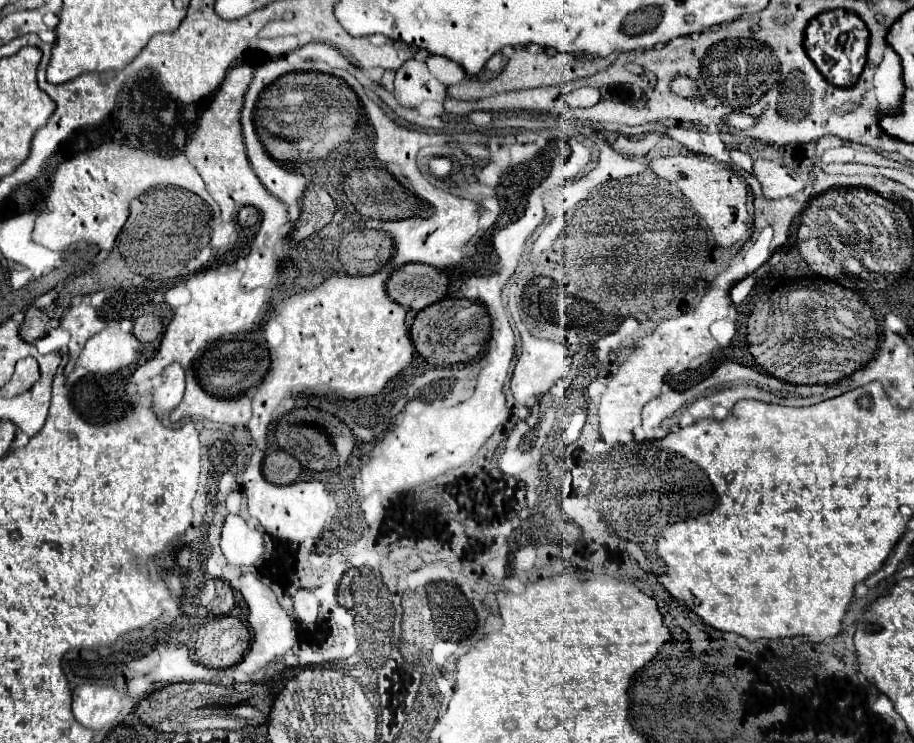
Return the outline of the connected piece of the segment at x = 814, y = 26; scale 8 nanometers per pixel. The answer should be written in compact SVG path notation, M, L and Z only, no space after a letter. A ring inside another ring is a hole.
M828 10L810 20L804 36L804 48L816 68L824 74L824 78L836 86L852 86L866 64L868 50L868 28L864 20L846 10Z

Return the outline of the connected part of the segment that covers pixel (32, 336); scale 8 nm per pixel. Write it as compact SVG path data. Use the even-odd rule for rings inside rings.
M30 308L30 310L26 312L24 324L20 326L20 336L22 336L22 340L26 340L26 342L34 342L34 340L42 338L44 334L48 334L50 328L52 328L50 316L48 316L44 310Z

